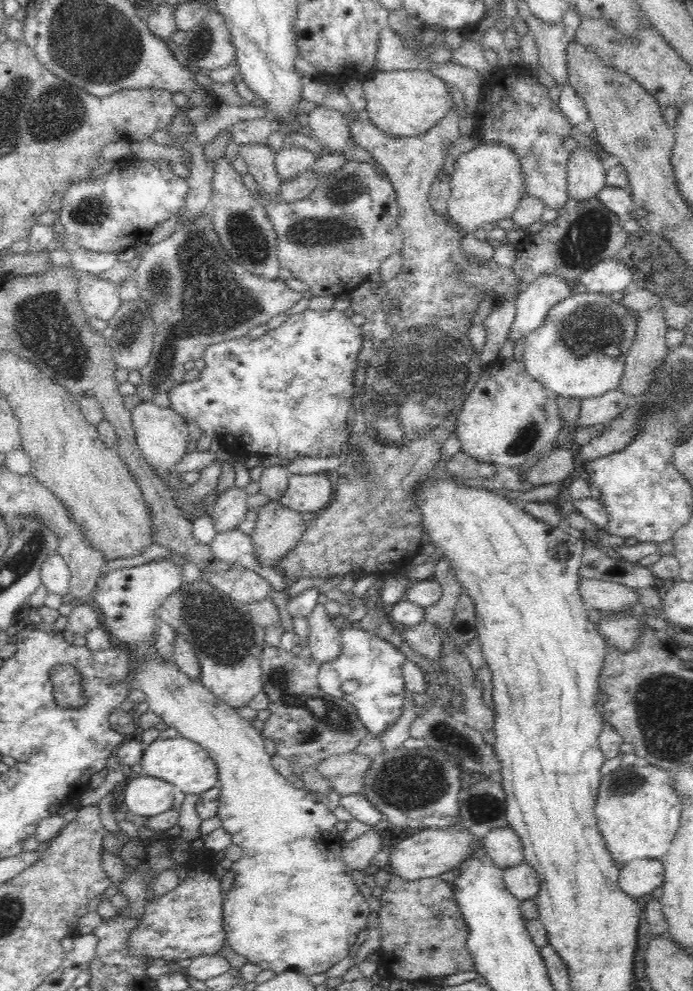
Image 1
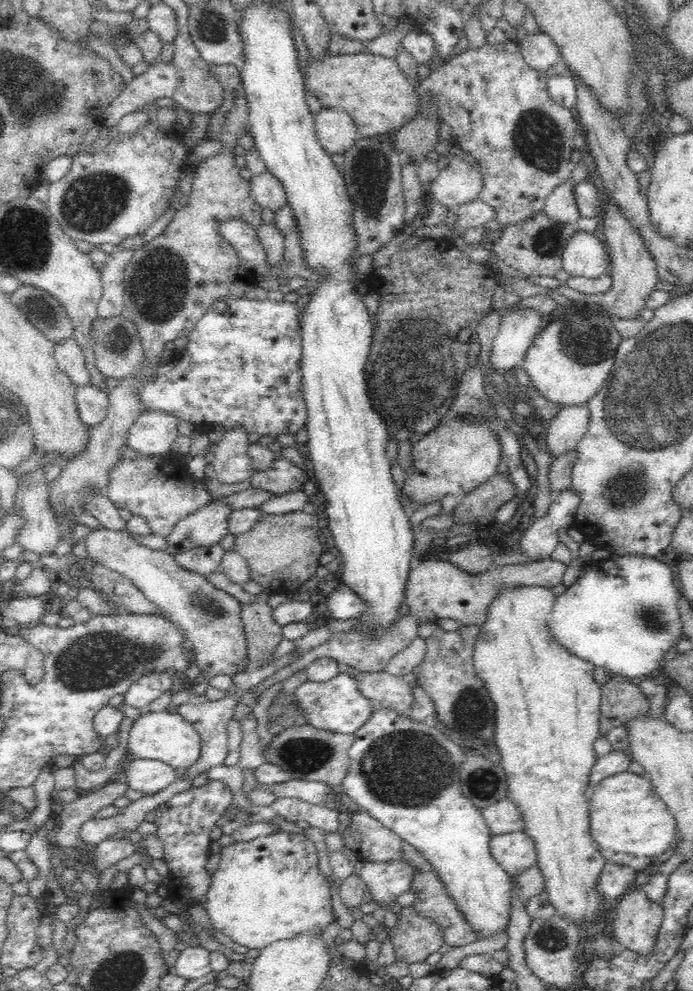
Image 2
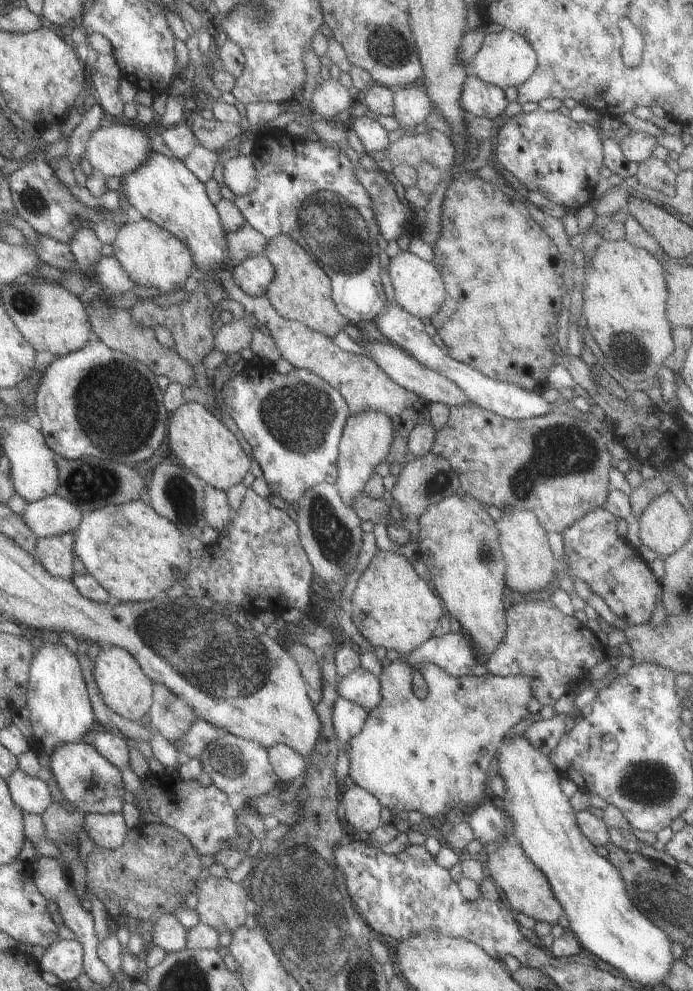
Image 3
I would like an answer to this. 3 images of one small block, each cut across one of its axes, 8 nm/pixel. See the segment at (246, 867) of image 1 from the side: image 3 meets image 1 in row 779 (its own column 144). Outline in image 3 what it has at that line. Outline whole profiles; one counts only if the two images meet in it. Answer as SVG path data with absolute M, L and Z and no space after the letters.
M148 219L132 224L124 223L118 230L112 246L113 255L120 262L120 266L137 285L154 287L162 294L176 292L177 288L184 287L194 266L188 246L180 242L174 234Z

